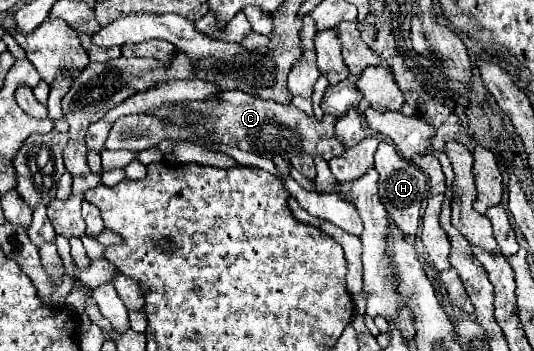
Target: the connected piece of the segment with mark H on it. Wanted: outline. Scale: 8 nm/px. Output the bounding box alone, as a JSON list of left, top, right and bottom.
[375,142,429,238]

